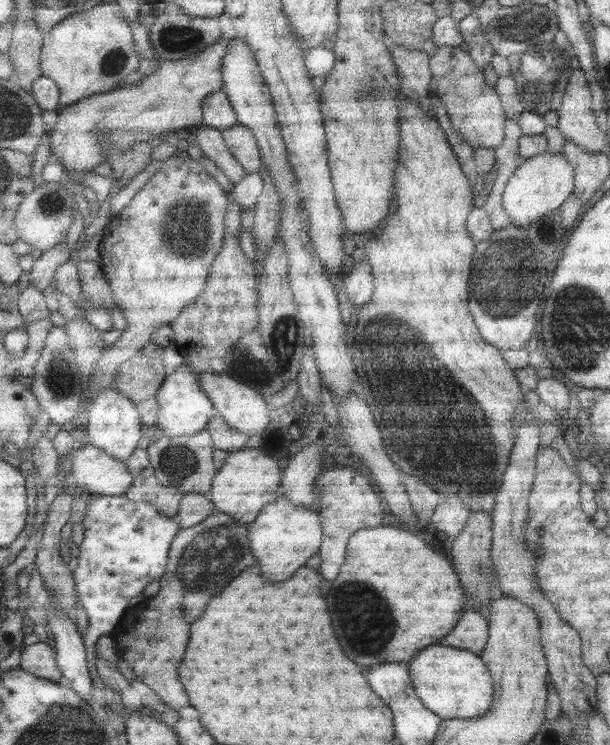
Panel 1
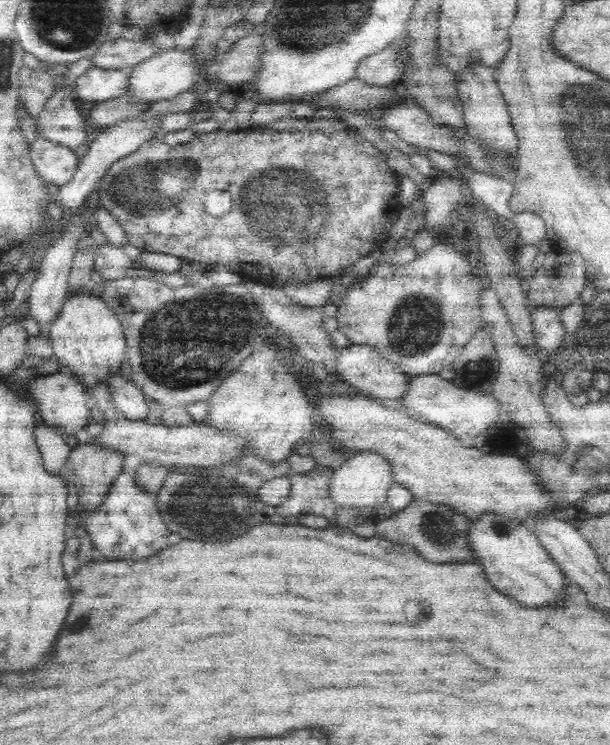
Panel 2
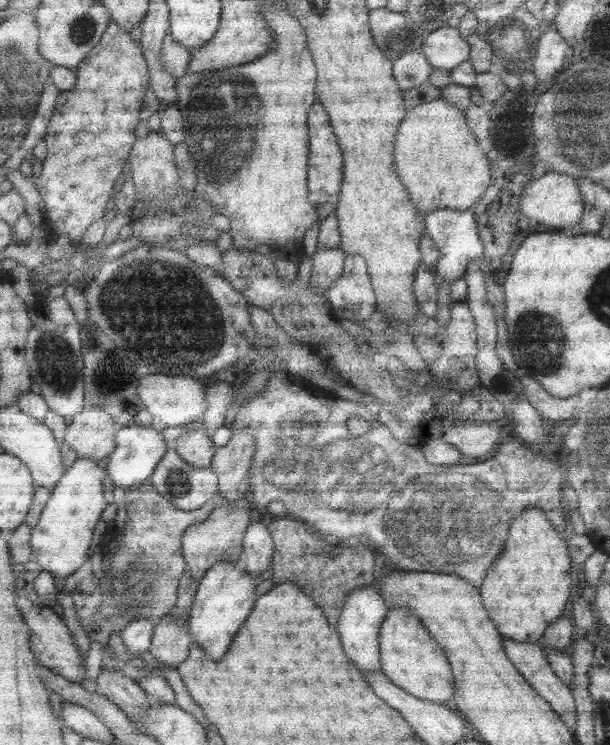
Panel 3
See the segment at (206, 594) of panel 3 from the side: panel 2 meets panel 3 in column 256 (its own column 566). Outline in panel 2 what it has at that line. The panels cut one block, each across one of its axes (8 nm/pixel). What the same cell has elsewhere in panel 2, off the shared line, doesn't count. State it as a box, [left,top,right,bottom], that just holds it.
[468,514,568,606]

